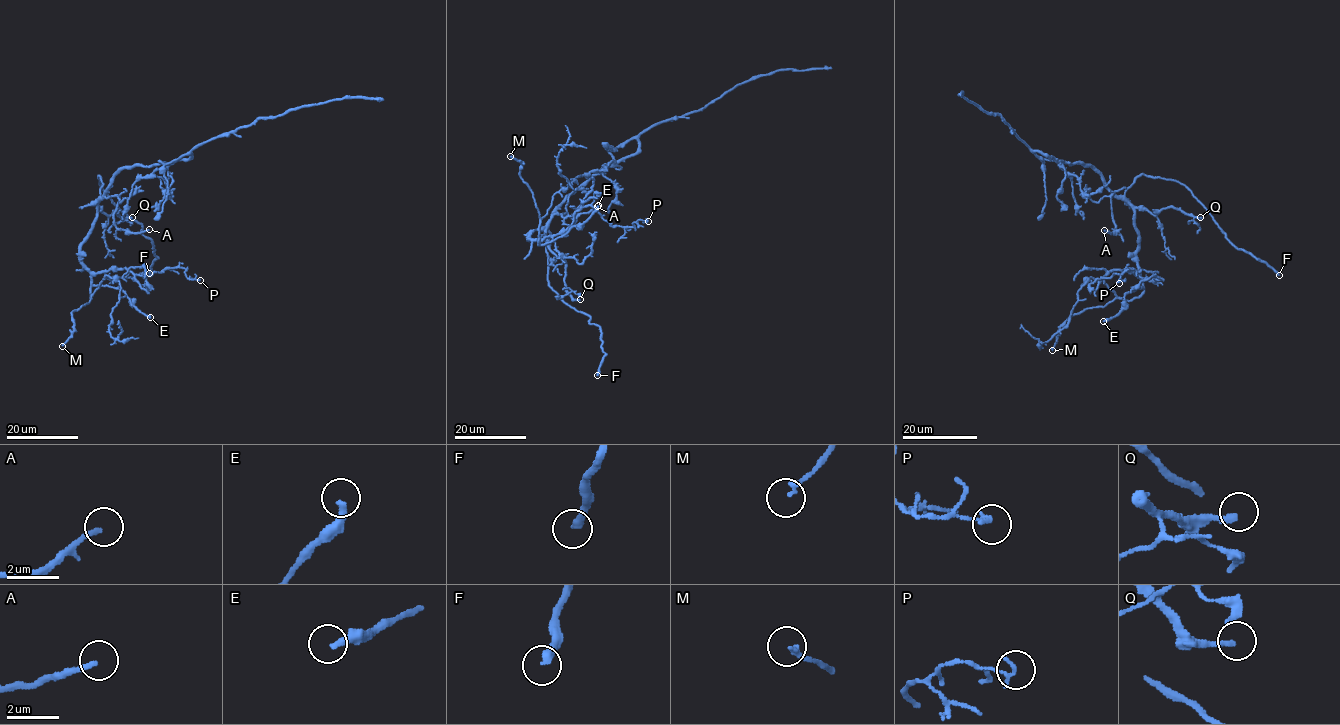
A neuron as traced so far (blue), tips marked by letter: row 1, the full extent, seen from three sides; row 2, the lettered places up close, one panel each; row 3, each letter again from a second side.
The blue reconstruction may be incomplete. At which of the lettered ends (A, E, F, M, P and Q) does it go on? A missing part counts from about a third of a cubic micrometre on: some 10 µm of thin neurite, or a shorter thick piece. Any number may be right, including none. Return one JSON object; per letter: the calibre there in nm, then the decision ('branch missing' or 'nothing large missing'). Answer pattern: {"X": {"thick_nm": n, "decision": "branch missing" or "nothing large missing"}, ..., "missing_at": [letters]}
{"A": {"thick_nm": 190, "decision": "branch missing"}, "E": {"thick_nm": 280, "decision": "nothing large missing"}, "F": {"thick_nm": 280, "decision": "branch missing"}, "M": {"thick_nm": 200, "decision": "nothing large missing"}, "P": {"thick_nm": 170, "decision": "nothing large missing"}, "Q": {"thick_nm": 240, "decision": "branch missing"}, "missing_at": ["A", "F", "Q"]}

